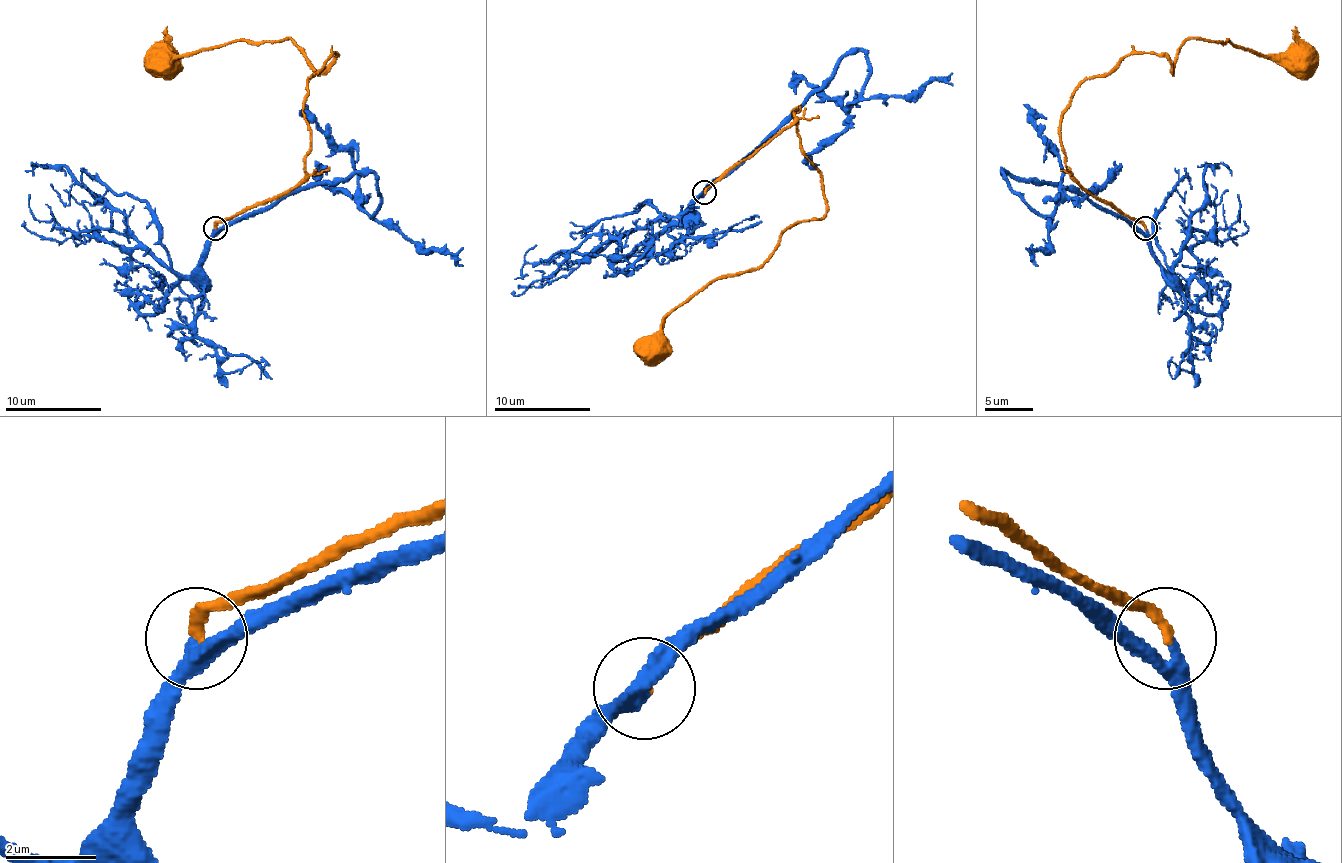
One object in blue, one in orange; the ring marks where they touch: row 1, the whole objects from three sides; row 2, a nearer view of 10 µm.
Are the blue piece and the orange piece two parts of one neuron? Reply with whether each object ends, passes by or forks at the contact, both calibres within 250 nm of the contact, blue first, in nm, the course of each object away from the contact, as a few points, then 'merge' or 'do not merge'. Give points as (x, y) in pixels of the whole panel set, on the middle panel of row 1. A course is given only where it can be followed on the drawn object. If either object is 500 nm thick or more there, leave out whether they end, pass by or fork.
blue passes by; orange ends there; 240 nm thick on the blue side, 240 nm on the other; blue runs (704, 193), (754, 152), (848, 53), (865, 53), (870, 77), (860, 94), (848, 106), (843, 106), (793, 70); orange runs (704, 193), (800, 109), (800, 149), (826, 212), (793, 224), (762, 265), (682, 301), (646, 363); merge

